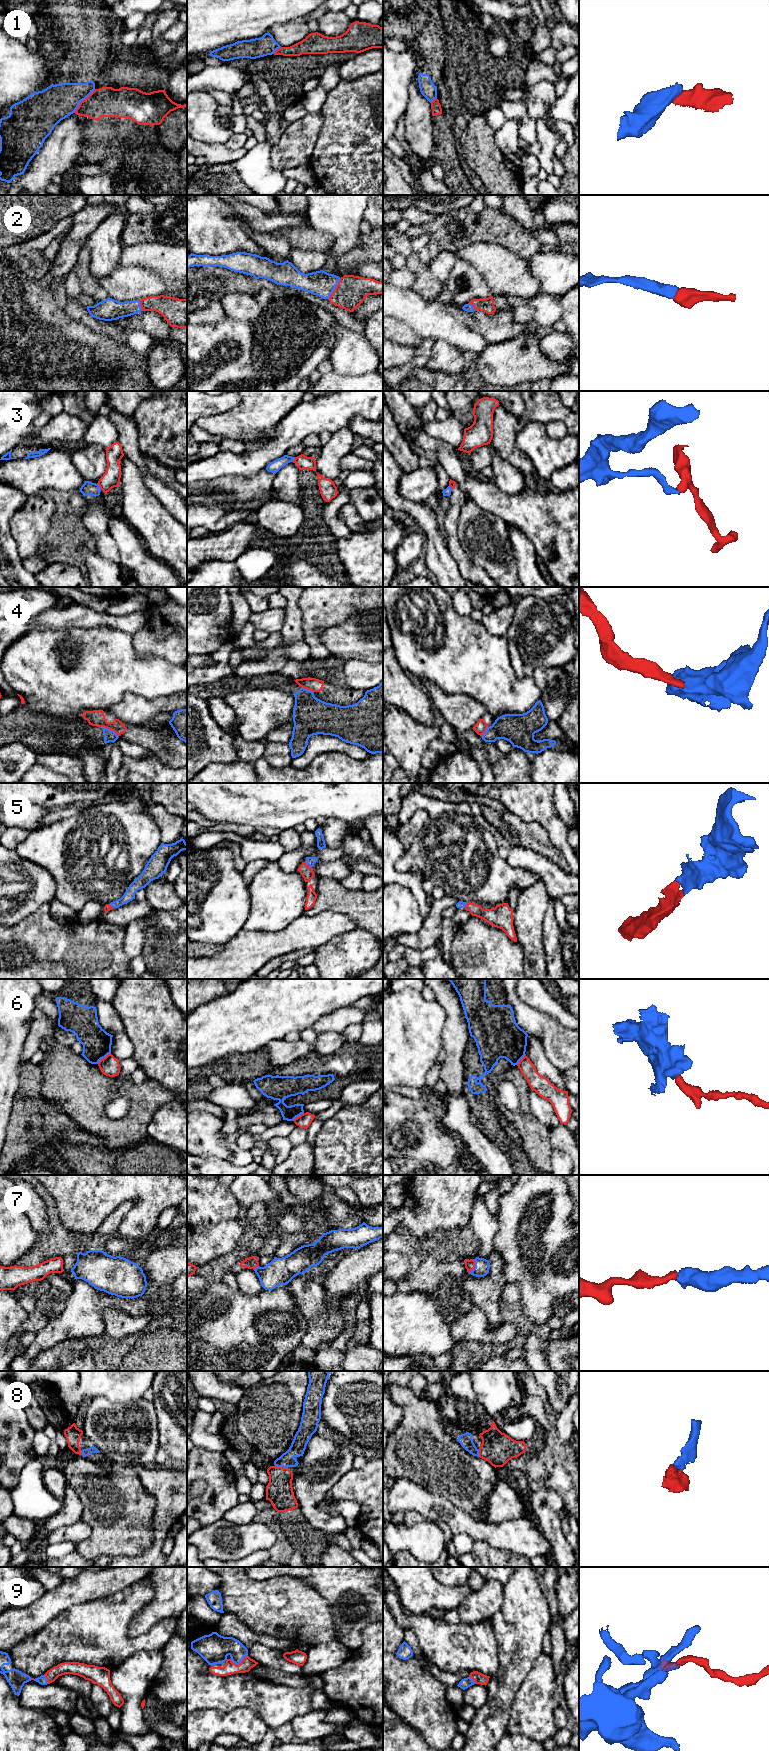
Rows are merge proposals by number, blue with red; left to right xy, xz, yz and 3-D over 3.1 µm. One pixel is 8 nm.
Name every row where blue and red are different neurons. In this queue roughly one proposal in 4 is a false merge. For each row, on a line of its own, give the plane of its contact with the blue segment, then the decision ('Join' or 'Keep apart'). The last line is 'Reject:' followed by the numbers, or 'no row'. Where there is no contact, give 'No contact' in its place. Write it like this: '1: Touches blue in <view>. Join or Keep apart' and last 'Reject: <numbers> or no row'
1: Touches blue in xy. Keep apart
2: Touches blue in xz. Join
3: Touches blue in xy. Keep apart
4: Touches blue in xy. Keep apart
5: Touches blue in xz. Join
6: Touches blue in xy. Keep apart
7: Touches blue in yz. Join
8: Touches blue in xz. Join
9: Touches blue in xz. Join
Reject: 1, 3, 4, 6

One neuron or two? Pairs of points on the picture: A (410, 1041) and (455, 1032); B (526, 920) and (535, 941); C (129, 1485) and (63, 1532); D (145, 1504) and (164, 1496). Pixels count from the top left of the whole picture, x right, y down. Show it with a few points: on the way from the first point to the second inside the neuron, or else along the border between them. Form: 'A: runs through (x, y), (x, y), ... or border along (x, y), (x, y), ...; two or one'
A: border along (445, 1012), (442, 1047); two
B: runs through (528, 925), (530, 936); one
C: border along (82, 1519), (89, 1526), (90, 1533), (77, 1543); two
D: border along (141, 1481), (141, 1484), (155, 1500), (152, 1523); two

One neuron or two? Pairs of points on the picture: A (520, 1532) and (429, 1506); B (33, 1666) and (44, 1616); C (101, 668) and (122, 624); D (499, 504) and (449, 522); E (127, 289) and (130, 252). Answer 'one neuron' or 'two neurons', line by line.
A: one neuron
B: two neurons
C: two neurons
D: two neurons
E: two neurons

